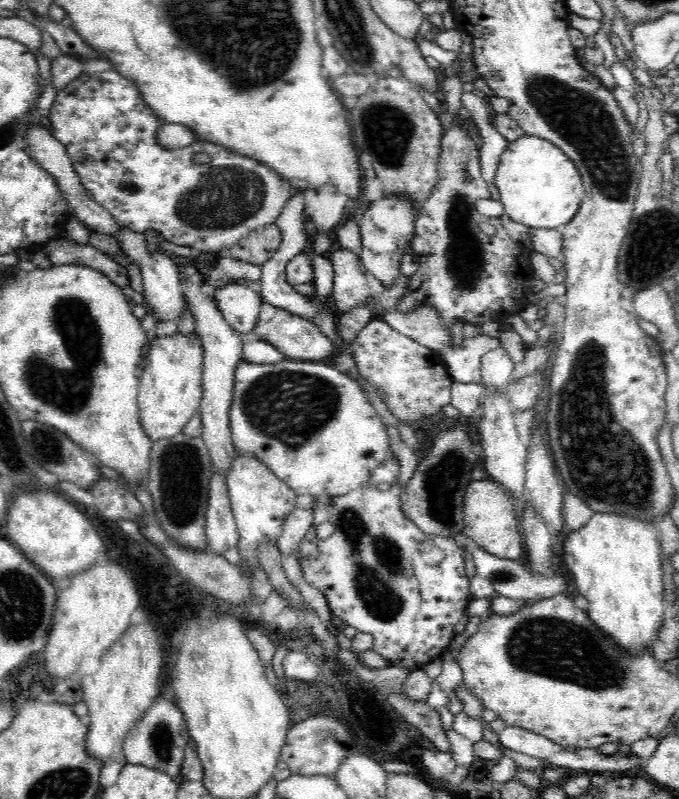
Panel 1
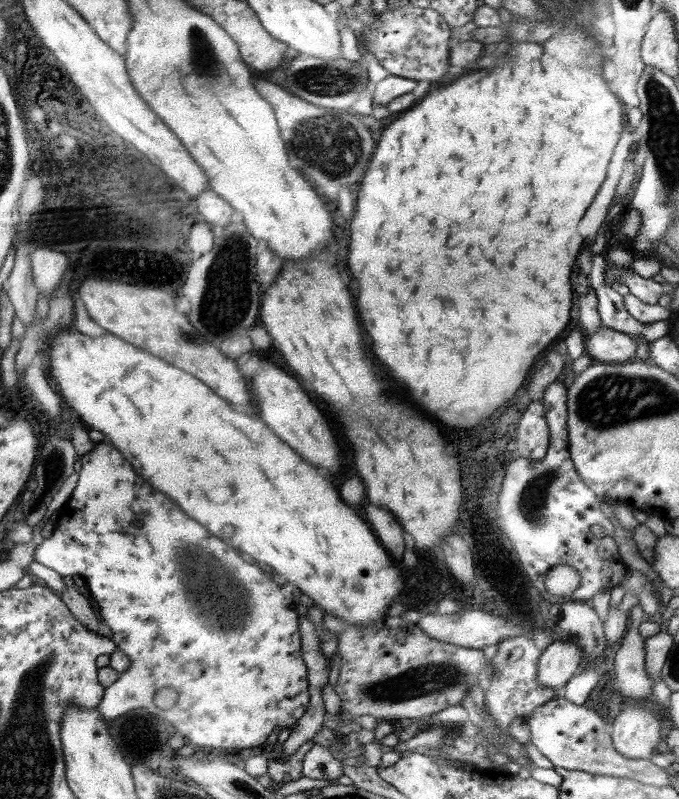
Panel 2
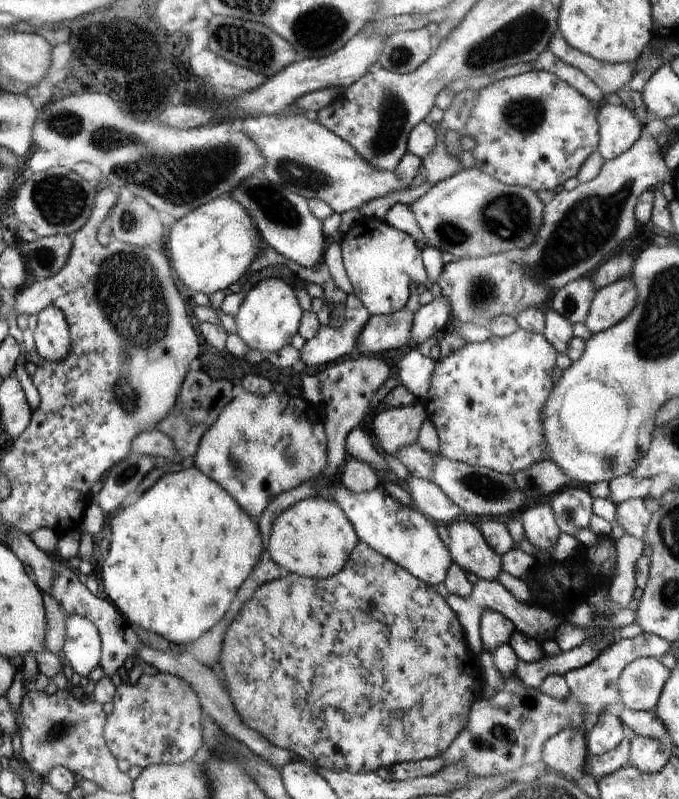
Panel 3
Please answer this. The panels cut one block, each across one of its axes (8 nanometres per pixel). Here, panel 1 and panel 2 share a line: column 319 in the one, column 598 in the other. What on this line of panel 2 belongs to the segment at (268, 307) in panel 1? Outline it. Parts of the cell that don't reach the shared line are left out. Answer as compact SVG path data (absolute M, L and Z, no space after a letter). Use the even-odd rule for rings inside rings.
M601 326L594 334L587 334L586 353L603 363L627 363L634 360L637 346L628 334Z

